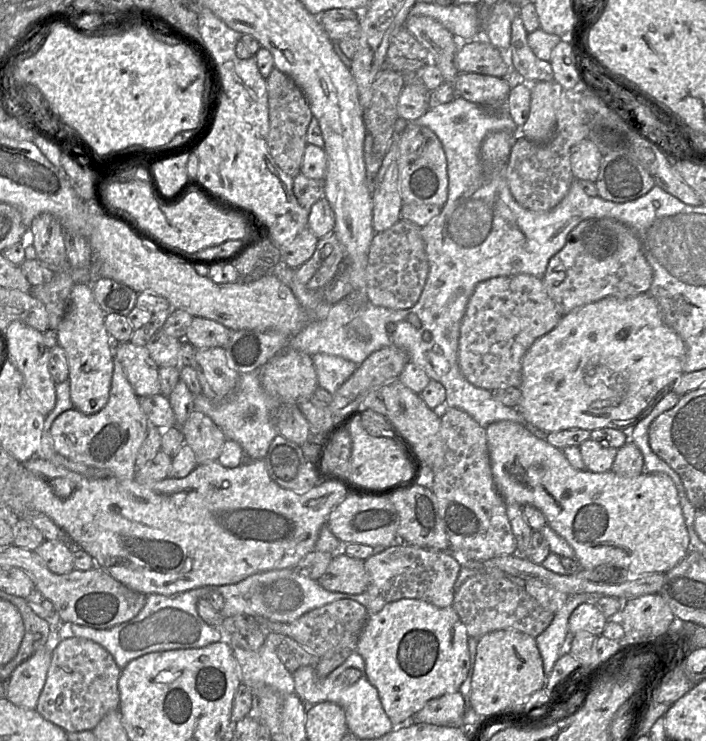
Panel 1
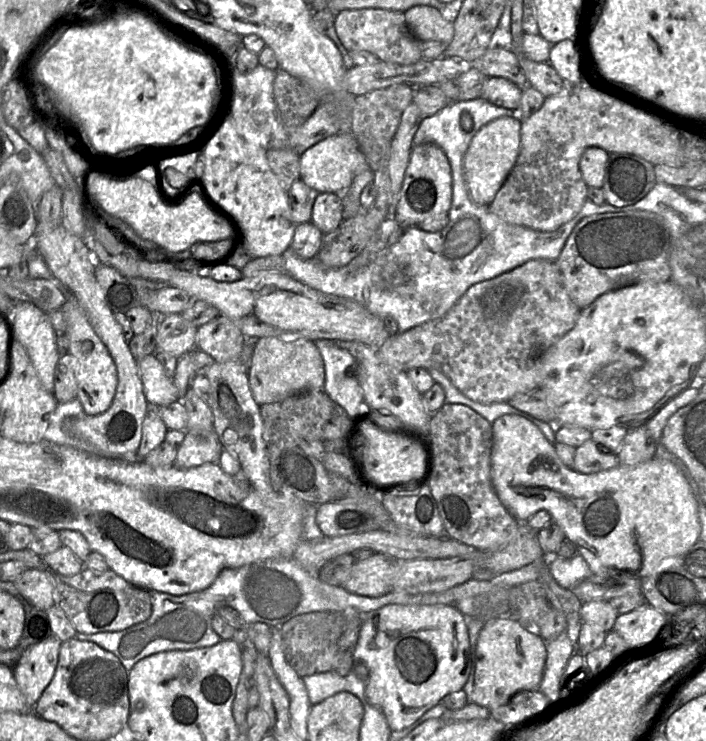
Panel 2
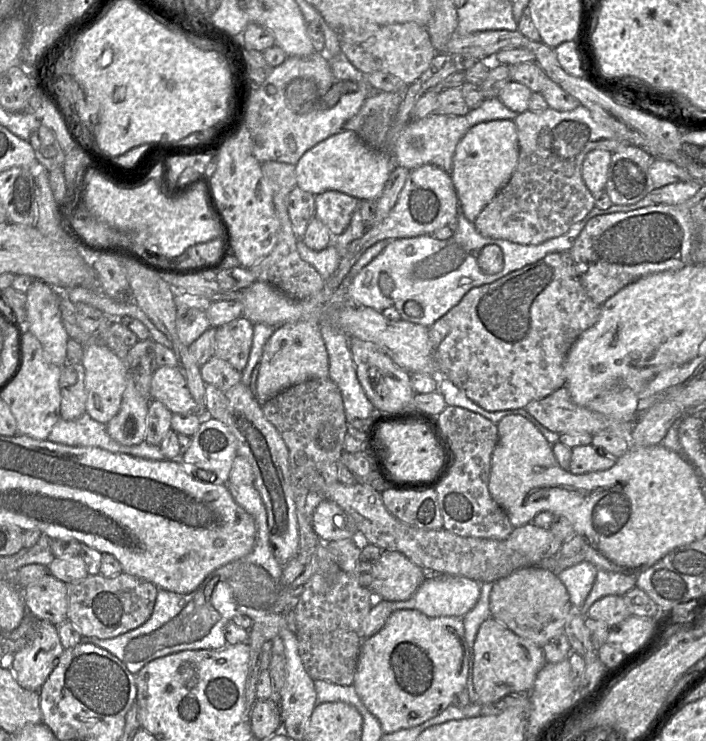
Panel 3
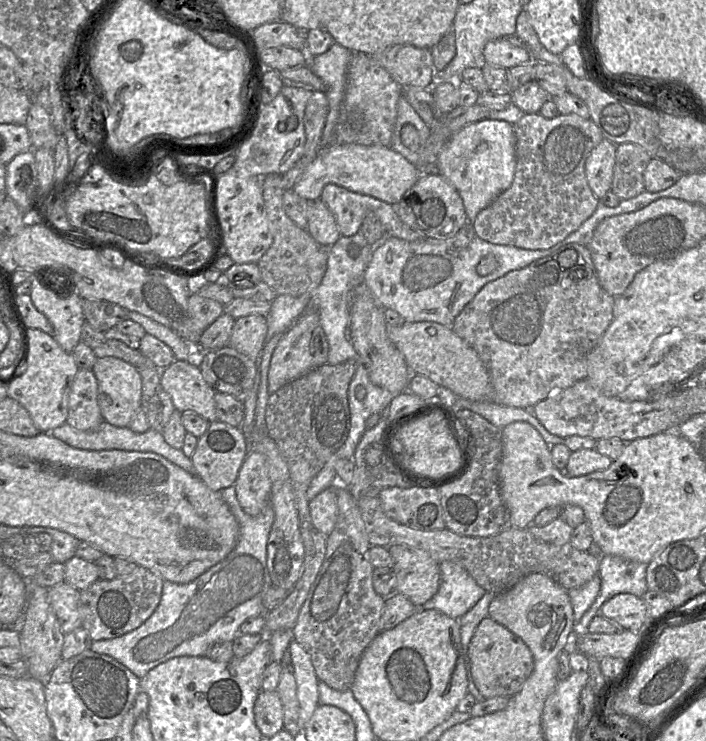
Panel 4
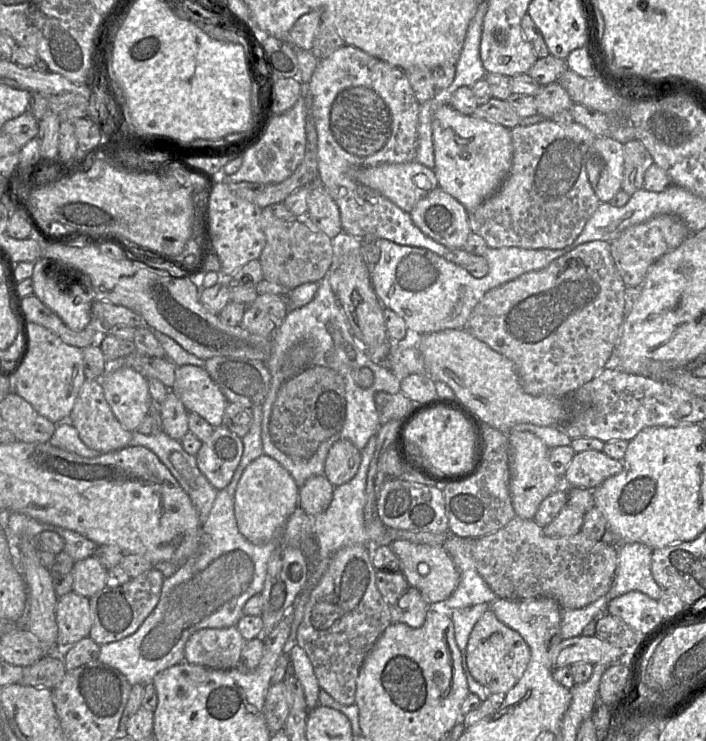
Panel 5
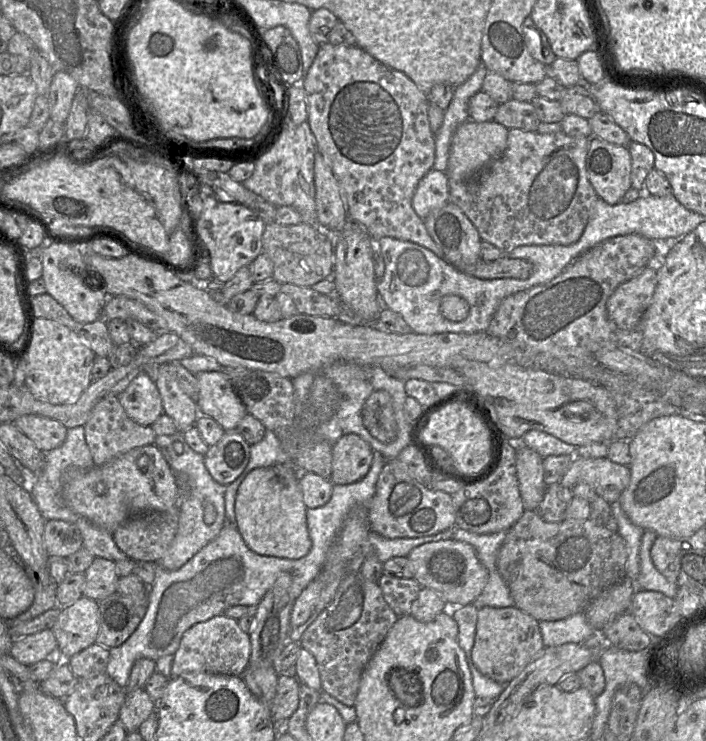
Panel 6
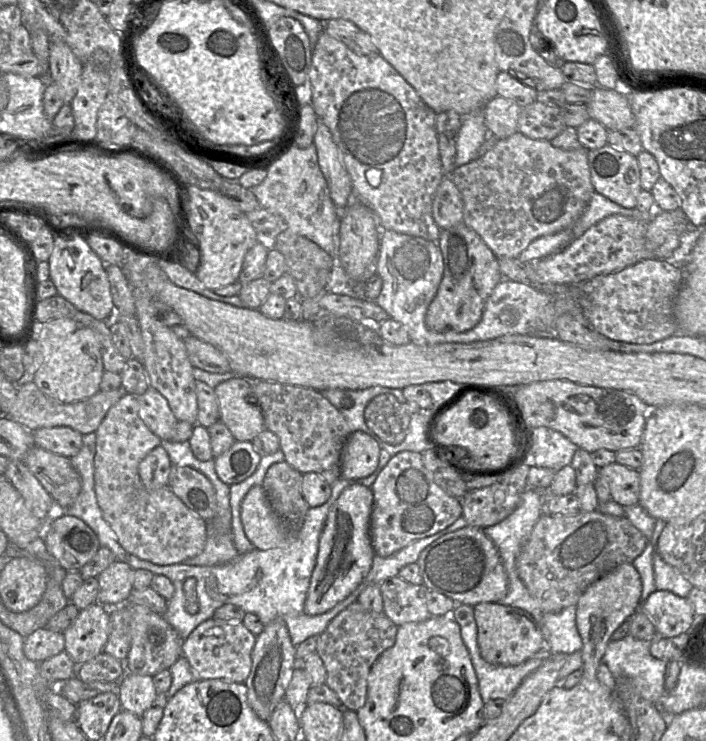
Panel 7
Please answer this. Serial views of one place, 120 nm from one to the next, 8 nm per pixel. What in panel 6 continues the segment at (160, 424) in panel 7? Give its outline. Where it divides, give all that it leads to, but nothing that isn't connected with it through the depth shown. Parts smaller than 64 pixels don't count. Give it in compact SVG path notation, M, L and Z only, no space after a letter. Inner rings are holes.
M143 373L138 374L117 398L126 414L145 427L150 427L164 413L156 384Z

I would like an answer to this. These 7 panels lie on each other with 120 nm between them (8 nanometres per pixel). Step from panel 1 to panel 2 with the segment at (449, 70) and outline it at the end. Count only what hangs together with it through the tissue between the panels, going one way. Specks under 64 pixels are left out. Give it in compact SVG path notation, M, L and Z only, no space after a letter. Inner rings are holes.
M414 6L404 12L405 22L411 33L420 41L439 41L450 44L454 37L451 19L444 19L431 6Z

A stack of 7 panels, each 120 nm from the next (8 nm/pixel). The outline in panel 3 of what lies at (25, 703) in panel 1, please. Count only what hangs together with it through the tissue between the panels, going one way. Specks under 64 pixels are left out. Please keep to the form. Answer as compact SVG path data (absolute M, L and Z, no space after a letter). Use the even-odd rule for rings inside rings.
M41 620L35 636L13 655L11 670L17 682L28 690L39 691L63 650L57 626Z

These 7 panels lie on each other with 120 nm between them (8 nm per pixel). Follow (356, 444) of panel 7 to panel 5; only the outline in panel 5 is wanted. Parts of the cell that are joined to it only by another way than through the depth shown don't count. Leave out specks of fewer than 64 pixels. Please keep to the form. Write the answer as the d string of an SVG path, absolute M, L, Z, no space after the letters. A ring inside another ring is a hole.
M338 440L326 457L324 475L334 486L349 482L357 473L361 463L361 451L349 440Z

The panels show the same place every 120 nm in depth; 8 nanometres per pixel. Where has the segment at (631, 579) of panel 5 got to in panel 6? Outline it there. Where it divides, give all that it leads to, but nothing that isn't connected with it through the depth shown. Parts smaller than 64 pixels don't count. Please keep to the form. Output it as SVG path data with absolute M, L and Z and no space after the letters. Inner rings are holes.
M645 530L640 544L640 572L636 580L639 589L647 591L658 591L667 597L674 598L678 586L663 576L653 564L651 548L657 534L652 530Z

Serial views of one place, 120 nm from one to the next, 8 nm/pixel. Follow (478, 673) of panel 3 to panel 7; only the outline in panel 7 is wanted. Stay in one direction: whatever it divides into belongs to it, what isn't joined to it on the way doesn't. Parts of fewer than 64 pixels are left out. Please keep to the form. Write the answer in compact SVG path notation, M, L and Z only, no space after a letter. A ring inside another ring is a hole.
M484 602L473 606L473 611L480 656L489 664L517 666L545 646L539 623L520 608L498 602Z

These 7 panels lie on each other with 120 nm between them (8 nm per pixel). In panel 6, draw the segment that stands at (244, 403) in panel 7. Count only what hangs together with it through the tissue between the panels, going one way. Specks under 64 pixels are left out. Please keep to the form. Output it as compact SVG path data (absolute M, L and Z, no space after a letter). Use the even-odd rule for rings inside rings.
M224 371L200 372L195 375L199 386L197 407L200 415L215 420L225 431L236 427L247 410Z

